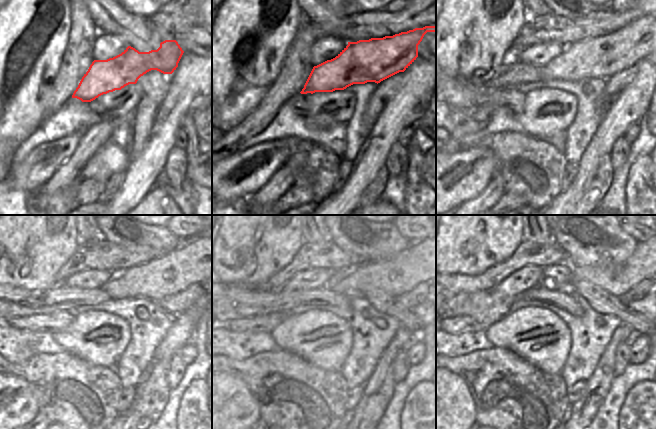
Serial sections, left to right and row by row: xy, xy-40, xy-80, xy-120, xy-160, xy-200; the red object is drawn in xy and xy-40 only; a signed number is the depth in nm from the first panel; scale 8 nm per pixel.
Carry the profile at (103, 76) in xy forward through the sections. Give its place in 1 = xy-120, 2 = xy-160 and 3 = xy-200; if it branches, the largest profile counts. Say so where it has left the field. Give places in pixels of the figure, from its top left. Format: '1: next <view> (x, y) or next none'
1: next xy-120 (191, 263)
2: next xy-160 (397, 276)
3: next xy-200 (617, 279)

